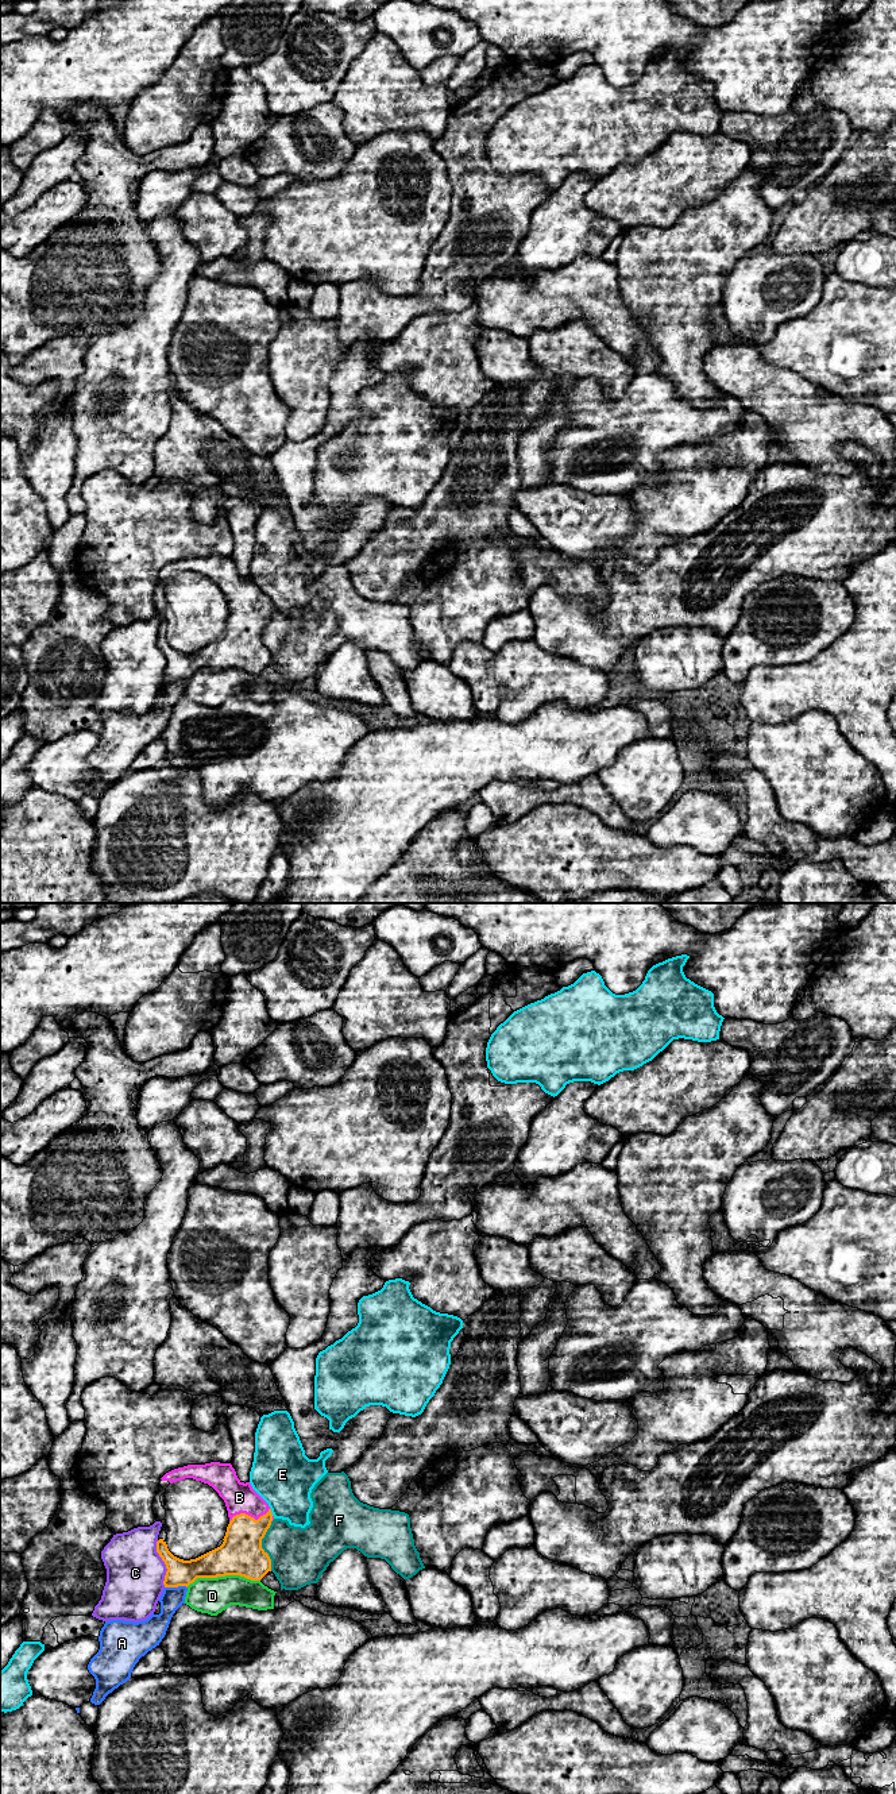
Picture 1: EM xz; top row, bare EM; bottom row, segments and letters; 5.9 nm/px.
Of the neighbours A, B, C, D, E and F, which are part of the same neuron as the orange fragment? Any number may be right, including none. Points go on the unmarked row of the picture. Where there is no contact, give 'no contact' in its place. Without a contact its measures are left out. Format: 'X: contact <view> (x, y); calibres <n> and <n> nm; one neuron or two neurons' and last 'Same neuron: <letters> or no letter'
A: contact xz (176, 679); calibres 160 and 140 nm; two neurons
B: contact xz (248, 609); calibres 260 and 190 nm; one neuron
C: contact xz (165, 656); calibres 160 and 340 nm; two neurons
D: contact xz (223, 668); calibres 260 and 220 nm; two neurons
E: contact xz (270, 605); calibres 220 and 360 nm; two neurons
F: contact xz (261, 639); calibres 260 and 340 nm; two neurons
Same neuron: B

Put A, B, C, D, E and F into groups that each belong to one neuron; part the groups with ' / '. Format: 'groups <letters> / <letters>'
groups A / B / C / D / E / F

